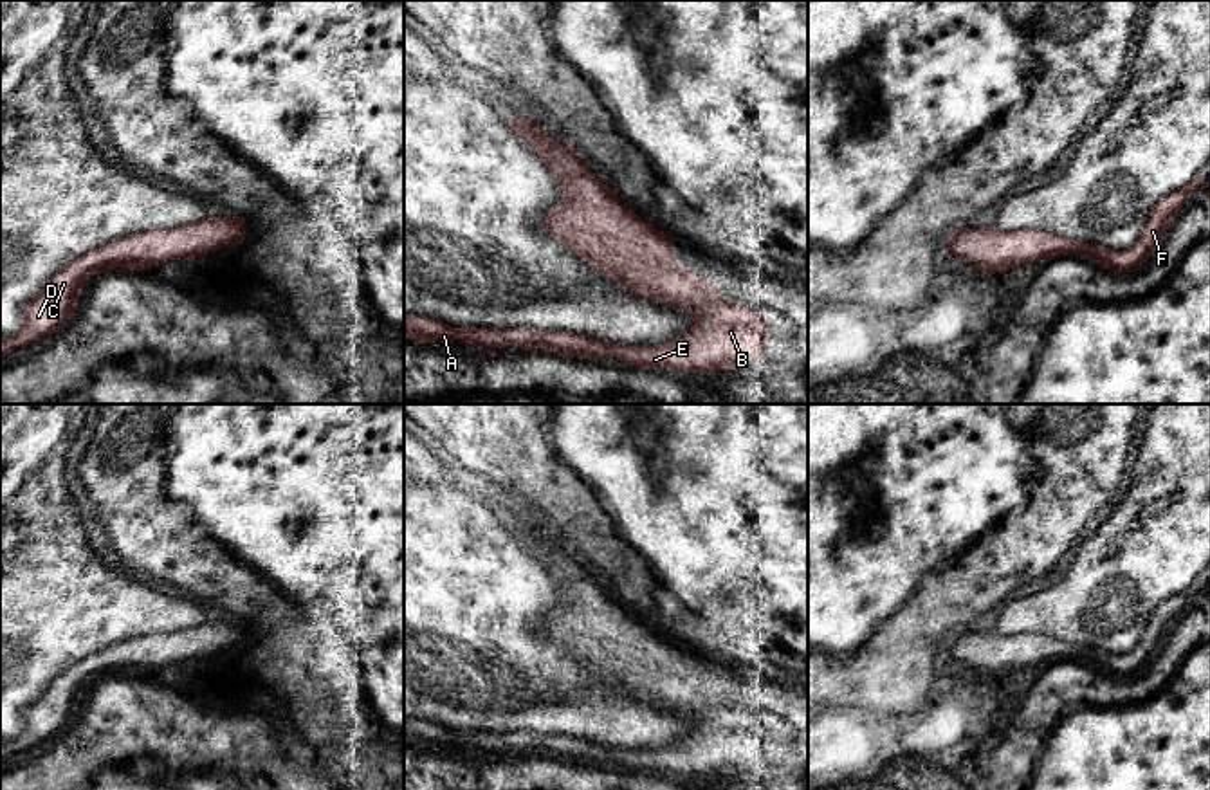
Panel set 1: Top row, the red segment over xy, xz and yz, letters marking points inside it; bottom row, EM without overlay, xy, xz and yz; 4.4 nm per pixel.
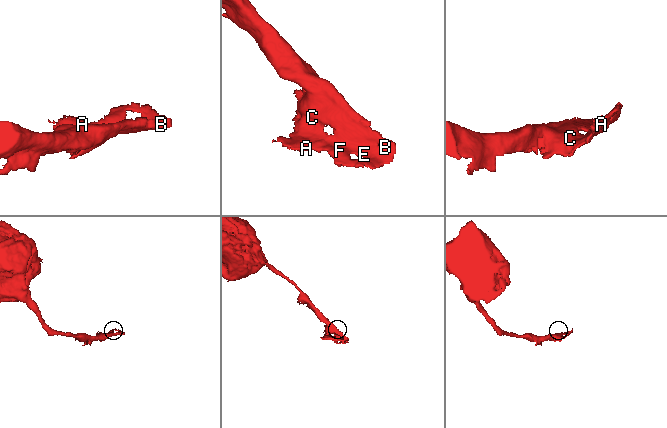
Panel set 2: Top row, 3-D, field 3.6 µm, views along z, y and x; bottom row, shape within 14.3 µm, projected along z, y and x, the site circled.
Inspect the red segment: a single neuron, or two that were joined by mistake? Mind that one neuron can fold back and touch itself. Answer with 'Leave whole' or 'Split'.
Leave whole

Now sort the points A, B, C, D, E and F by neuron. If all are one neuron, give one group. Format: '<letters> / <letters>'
A B C D E F

